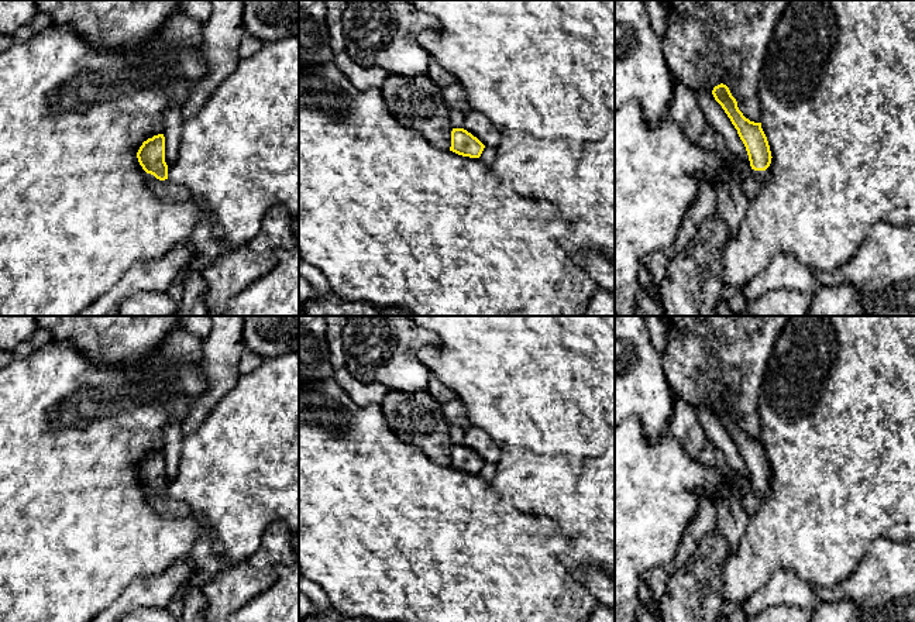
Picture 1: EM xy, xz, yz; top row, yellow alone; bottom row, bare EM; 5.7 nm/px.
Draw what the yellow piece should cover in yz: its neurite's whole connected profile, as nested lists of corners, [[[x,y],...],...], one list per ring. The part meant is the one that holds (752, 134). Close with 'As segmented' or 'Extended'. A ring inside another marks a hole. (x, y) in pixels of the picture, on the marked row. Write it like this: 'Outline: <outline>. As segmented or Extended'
Outline: [[[720,83],[715,86],[712,94],[737,130],[737,134],[746,147],[750,166],[757,172],[756,178],[760,186],[763,186],[767,179],[764,171],[770,166],[773,157],[761,123],[750,121],[743,116],[737,107],[736,99],[726,85]]]. Extended

